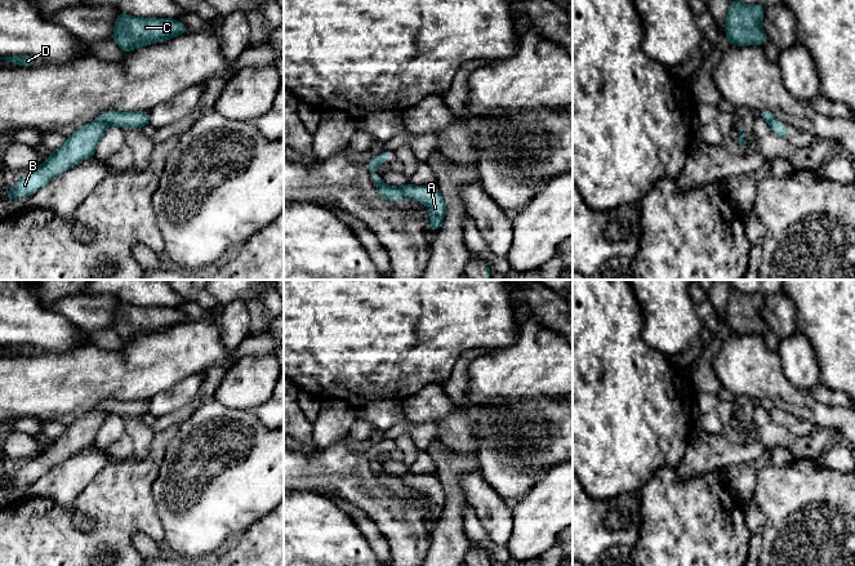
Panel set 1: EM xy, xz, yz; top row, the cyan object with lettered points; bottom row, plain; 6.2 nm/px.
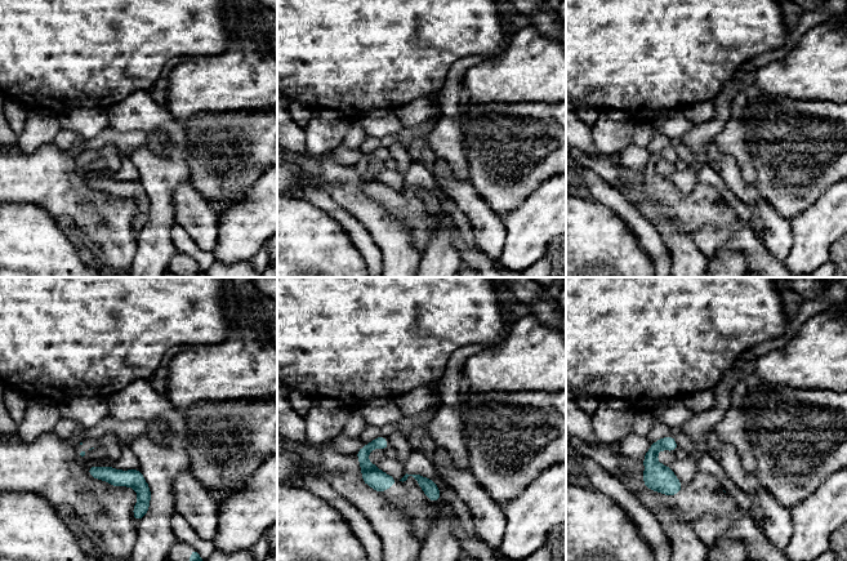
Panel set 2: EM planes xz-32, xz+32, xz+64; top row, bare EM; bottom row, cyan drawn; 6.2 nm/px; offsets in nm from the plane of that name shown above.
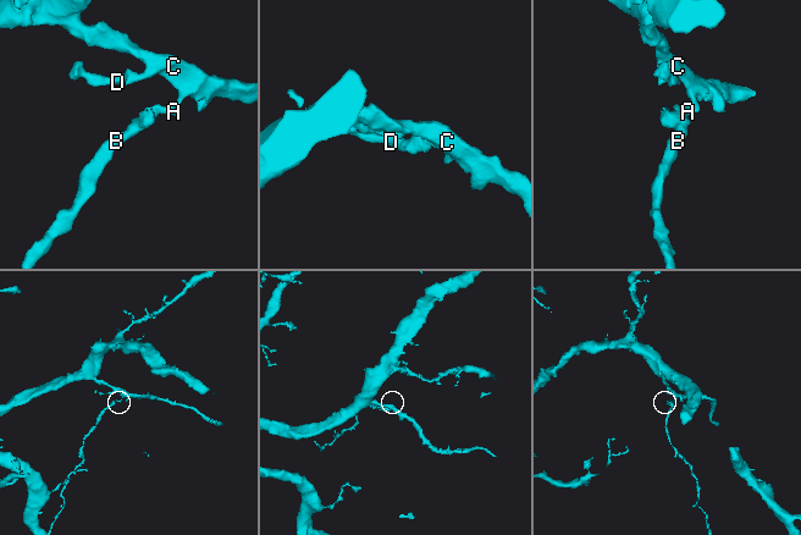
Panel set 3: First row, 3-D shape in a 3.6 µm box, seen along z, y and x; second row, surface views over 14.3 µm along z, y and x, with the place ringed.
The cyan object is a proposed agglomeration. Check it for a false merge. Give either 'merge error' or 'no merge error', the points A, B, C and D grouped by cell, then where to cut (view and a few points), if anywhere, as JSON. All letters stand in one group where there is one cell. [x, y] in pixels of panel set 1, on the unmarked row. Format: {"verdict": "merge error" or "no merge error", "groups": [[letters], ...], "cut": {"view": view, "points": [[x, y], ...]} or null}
{"verdict": "merge error", "groups": [["A", "C", "D"], ["B"]], "cut": {"view": "xz", "points": [[386, 473], [396, 476], [404, 484]]}}

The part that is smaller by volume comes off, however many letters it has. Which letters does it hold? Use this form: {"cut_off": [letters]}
{"cut_off": ["B"]}

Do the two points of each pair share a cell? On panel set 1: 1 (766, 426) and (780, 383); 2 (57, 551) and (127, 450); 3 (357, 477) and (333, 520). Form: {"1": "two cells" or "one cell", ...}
{"1": "two cells", "2": "two cells", "3": "two cells"}

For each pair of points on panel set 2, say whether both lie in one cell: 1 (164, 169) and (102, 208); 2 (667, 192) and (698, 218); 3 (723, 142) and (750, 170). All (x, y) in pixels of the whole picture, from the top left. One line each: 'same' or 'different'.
1: different
2: same
3: same

